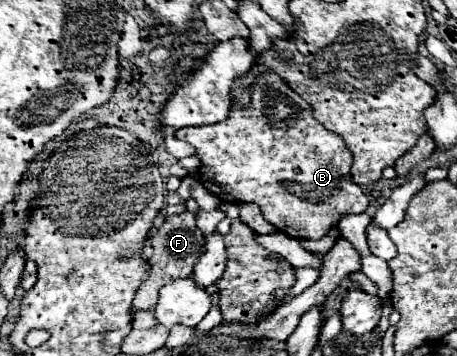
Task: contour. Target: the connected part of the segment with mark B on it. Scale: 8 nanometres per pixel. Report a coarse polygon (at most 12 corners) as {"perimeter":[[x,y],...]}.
{"perimeter":[[274,71],[182,127],[202,185],[322,239],[368,195],[344,139]]}

